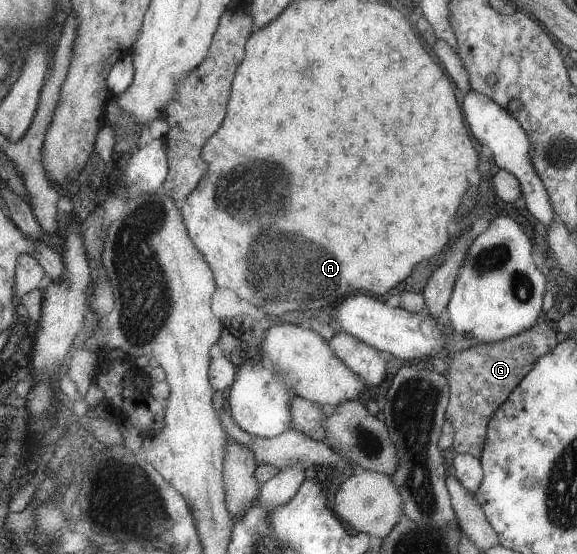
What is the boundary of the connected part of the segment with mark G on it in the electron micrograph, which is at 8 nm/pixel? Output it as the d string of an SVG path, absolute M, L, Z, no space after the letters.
M540 321L521 331L520 335L491 344L479 343L454 353L448 371L442 375L449 387L445 421L454 428L451 447L456 454L468 454L479 459L486 438L486 425L491 415L531 370L536 358L557 344L555 333L546 323Z

